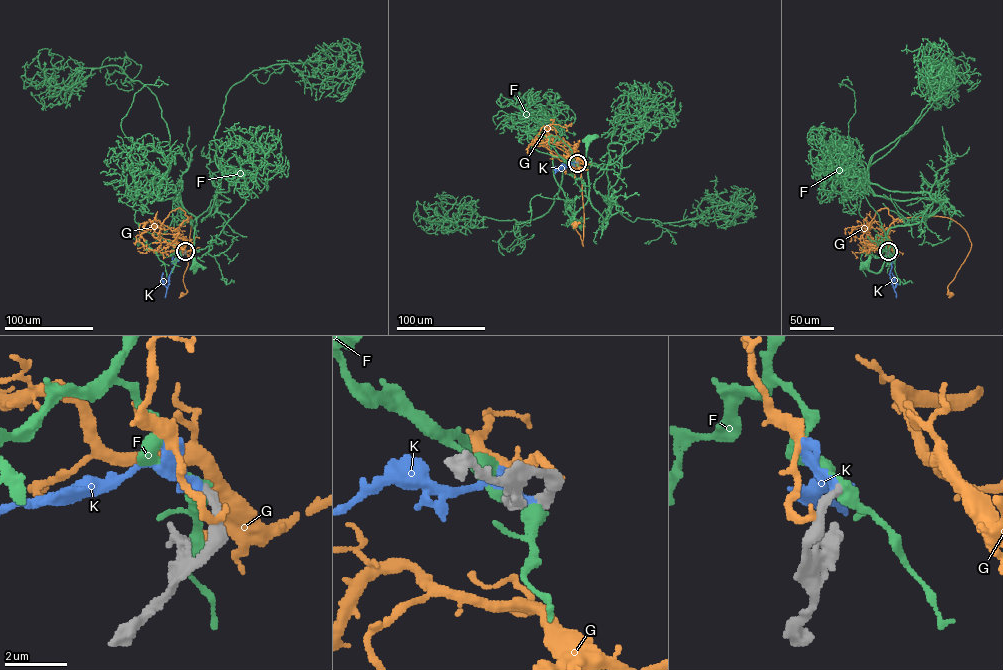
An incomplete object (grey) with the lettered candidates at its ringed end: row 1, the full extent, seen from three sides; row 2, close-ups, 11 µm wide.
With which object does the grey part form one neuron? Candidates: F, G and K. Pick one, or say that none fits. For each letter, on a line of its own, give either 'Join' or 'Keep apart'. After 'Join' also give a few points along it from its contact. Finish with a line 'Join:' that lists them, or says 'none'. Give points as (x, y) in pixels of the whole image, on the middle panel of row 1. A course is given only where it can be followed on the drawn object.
F: Keep apart
G: Keep apart
K: Join. Its course: (578, 163), (568, 166), (562, 164), (558, 170), (554, 169), (555, 166)
Join: K

